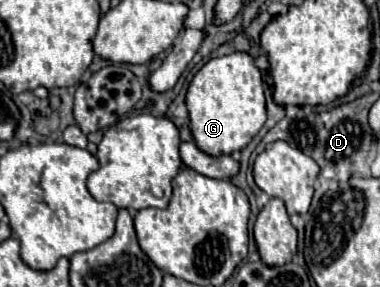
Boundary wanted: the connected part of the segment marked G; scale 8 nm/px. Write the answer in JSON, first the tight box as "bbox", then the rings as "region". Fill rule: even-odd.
{"bbox":[187,52,267,156],"region":[[[233,52],[209,60],[189,84],[187,108],[193,140],[203,152],[209,156],[221,156],[243,150],[267,120],[263,80],[255,60],[245,52]]]}

